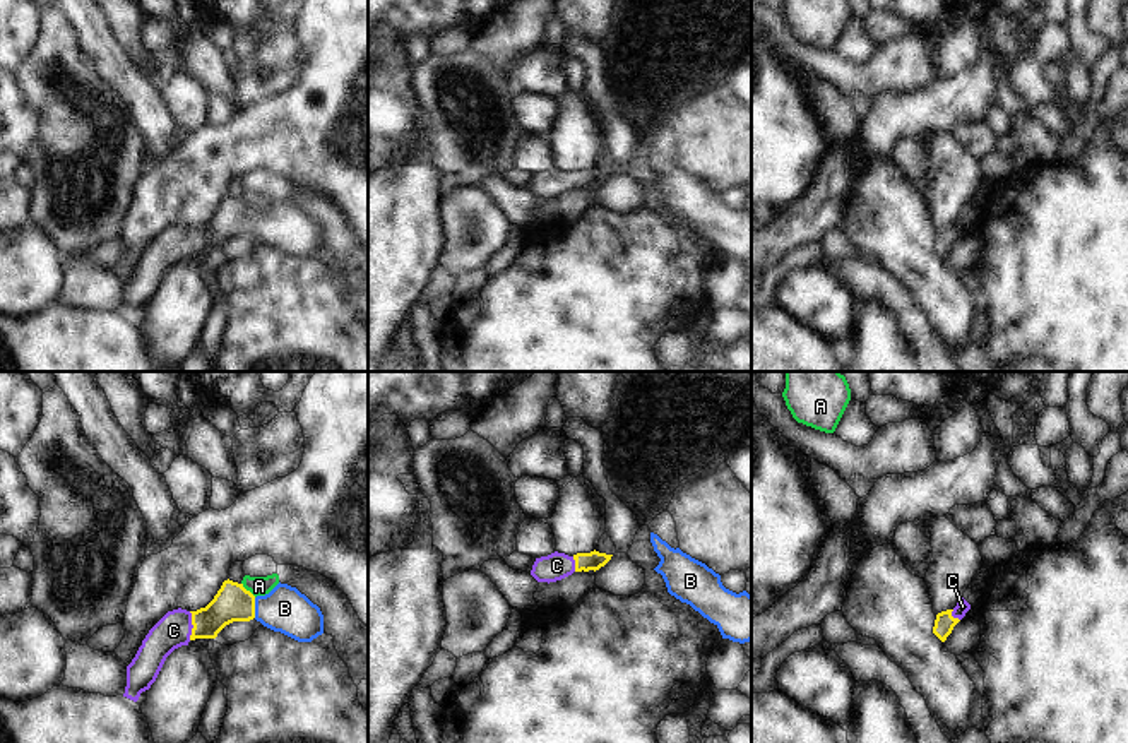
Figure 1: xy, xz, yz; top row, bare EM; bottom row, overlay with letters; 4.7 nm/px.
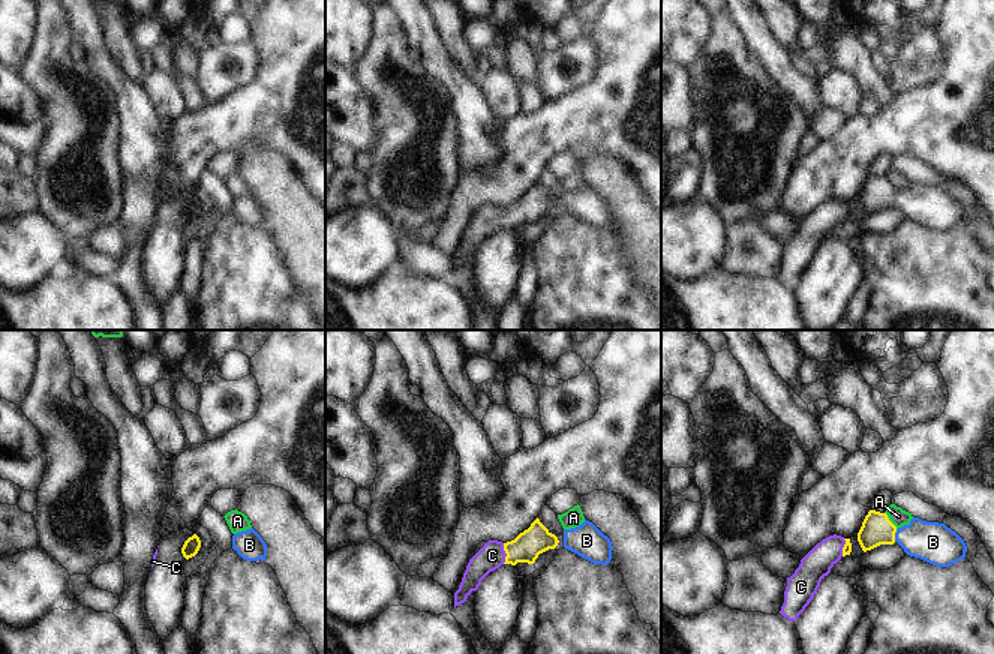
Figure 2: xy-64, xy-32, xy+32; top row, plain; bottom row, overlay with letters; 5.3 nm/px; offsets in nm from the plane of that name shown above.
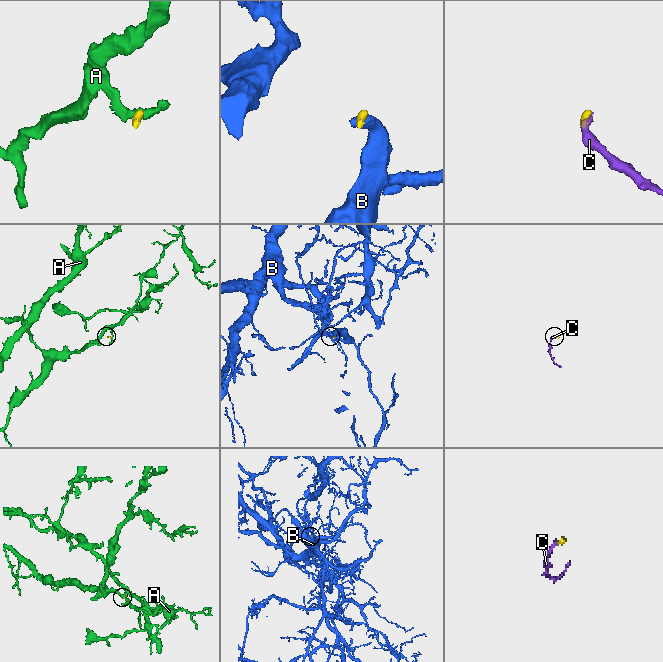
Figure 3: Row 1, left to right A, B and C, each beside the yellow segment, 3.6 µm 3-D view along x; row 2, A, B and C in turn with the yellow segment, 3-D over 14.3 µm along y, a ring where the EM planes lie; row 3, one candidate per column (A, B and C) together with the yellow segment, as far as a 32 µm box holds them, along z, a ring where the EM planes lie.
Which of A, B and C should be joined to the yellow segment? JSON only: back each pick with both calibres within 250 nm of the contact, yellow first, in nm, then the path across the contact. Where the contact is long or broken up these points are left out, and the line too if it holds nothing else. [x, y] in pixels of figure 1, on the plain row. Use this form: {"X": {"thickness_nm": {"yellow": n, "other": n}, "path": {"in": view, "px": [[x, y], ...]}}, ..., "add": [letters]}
{"B": {"thickness_nm": {"yellow": 180, "other": 220}, "path": {"in": "xy", "px": [[233, 219], [254, 225], [284, 225]]}}, "C": {"thickness_nm": {"yellow": 180, "other": 160}, "path": {"in": "xy", "px": [[233, 219], [206, 240], [192, 240], [173, 247]]}}, "add": ["B", "C"]}

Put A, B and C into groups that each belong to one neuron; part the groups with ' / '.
A / B C

